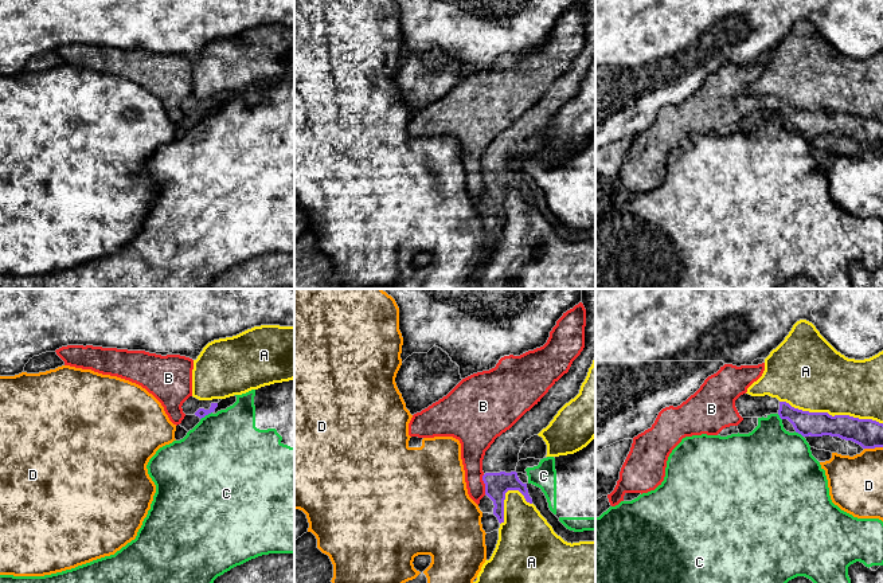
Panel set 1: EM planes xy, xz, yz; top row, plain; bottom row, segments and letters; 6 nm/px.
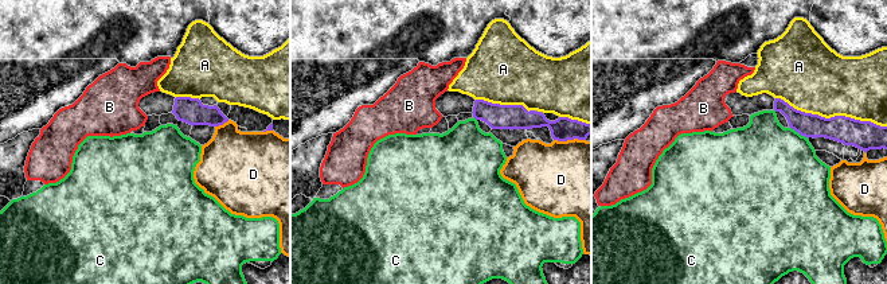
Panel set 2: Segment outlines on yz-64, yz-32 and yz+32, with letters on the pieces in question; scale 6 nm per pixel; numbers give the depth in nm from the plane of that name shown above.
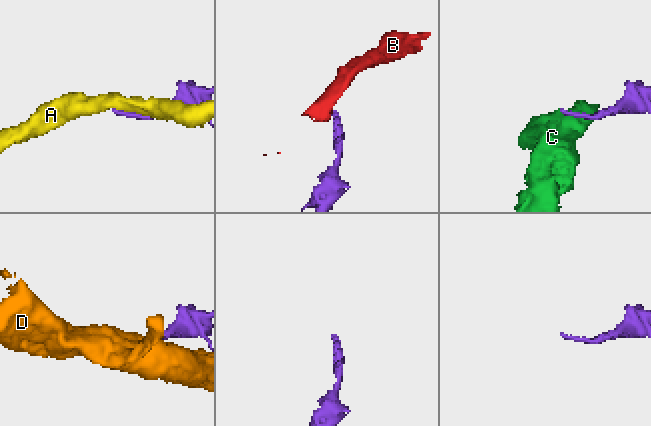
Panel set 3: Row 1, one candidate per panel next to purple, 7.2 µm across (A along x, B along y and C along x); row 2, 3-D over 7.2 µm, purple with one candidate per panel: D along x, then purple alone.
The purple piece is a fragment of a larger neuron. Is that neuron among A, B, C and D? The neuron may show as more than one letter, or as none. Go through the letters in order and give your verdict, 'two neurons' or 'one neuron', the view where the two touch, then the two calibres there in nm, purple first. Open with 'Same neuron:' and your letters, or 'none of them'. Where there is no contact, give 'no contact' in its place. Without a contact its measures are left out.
Same neuron: none of them
A: two neurons; contact in yz; calibres 170 and 400 nm
B: two neurons; contact in xz; calibres 140 and 170 nm
C: two neurons; contact in xy; calibres 60 and 460 nm
D: two neurons; contact in yz; calibres 170 and 320 nm

